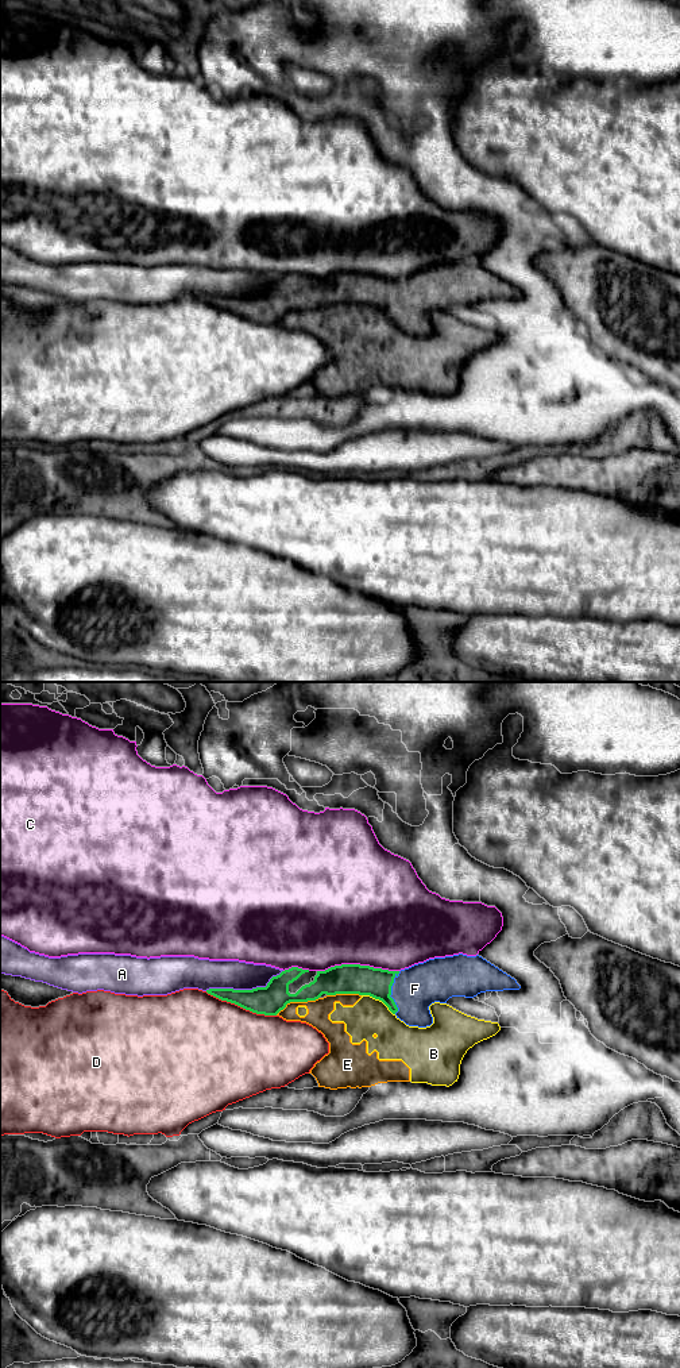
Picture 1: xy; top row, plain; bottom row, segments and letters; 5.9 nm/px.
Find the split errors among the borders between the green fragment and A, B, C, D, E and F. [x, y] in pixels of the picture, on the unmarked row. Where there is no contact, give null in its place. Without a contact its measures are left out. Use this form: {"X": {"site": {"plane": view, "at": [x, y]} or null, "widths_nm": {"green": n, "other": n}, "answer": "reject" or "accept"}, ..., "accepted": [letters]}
{"A": {"site": {"plane": "xy", "at": [244, 299]}, "widths_nm": {"green": 170, "other": 180}, "answer": "reject"}, "B": {"site": {"plane": "xy", "at": [378, 307]}, "widths_nm": {"green": 180, "other": 220}, "answer": "reject"}, "C": {"site": {"plane": "xy", "at": [358, 273]}, "widths_nm": {"green": 180, "other": 500}, "answer": "reject"}, "D": {"site": {"plane": "xy", "at": [240, 315]}, "widths_nm": {"green": 170, "other": 500}, "answer": "reject"}, "E": {"site": {"plane": "xy", "at": [297, 309]}, "widths_nm": {"green": 170, "other": 140}, "answer": "reject"}, "F": {"site": {"plane": "xy", "at": [390, 301]}, "widths_nm": {"green": 180, "other": 260}, "answer": "accept"}, "accepted": ["F"]}

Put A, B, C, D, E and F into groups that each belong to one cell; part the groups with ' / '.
A / B E / C / D / F

